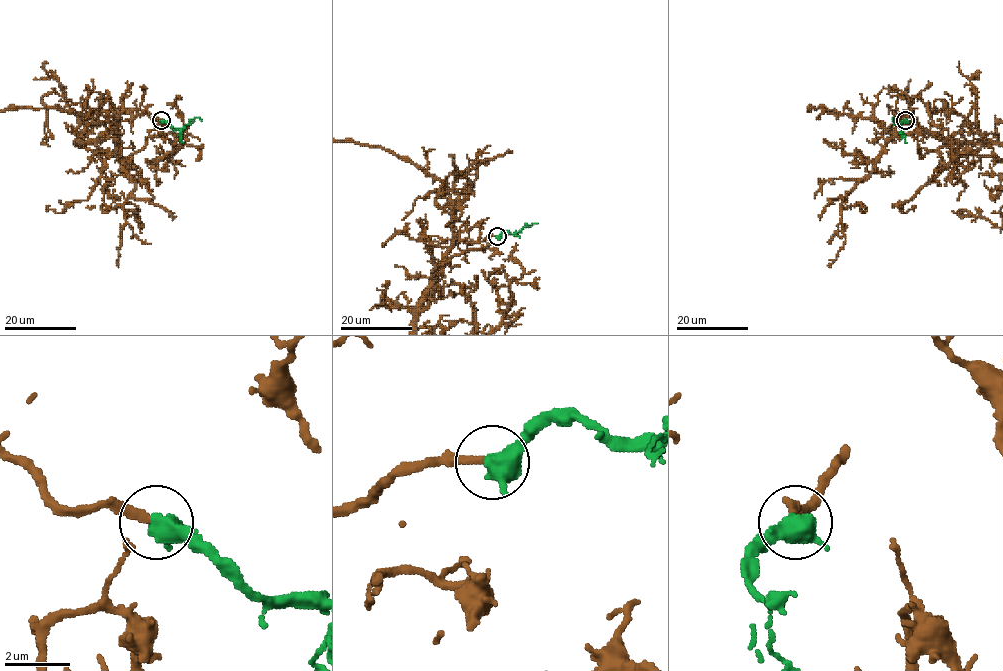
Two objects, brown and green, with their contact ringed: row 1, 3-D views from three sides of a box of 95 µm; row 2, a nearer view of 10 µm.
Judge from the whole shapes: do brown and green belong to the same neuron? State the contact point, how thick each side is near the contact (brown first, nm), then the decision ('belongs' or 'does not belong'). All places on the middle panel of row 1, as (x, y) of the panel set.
place (497, 236); calibres 280 and 550 nm; belongs

